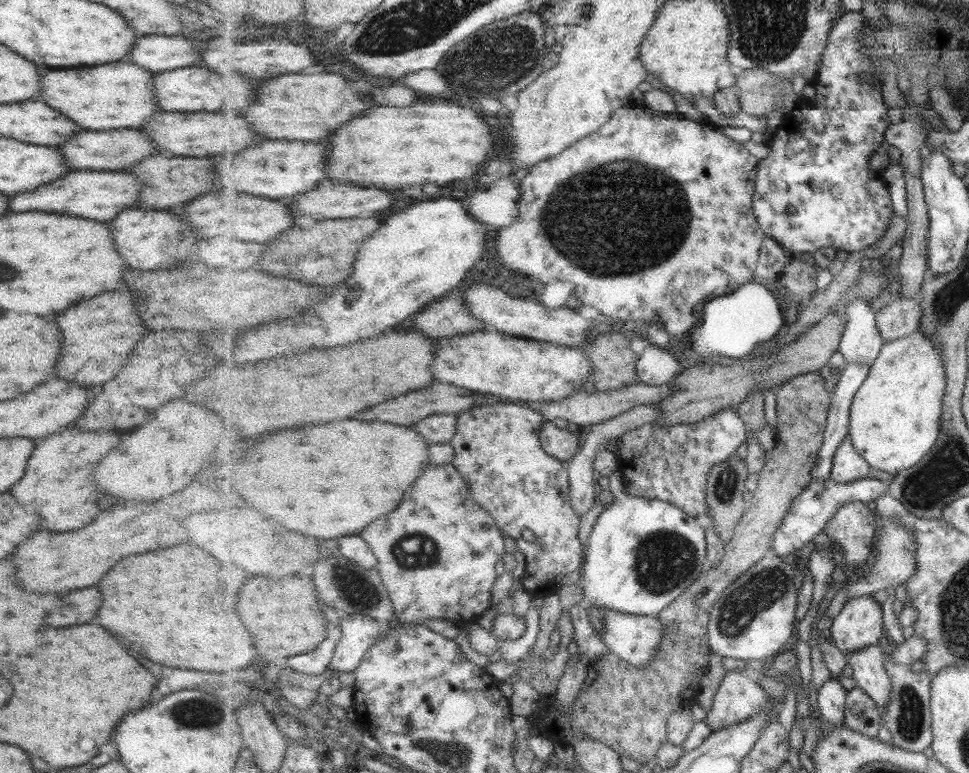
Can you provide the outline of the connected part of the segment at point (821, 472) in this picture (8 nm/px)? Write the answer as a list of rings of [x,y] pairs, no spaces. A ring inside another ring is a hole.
[[[845,364],[840,379],[831,395],[828,425],[824,435],[822,451],[812,472],[814,480],[829,479],[833,469],[833,458],[850,434],[850,412],[853,399],[869,376],[872,364]]]

